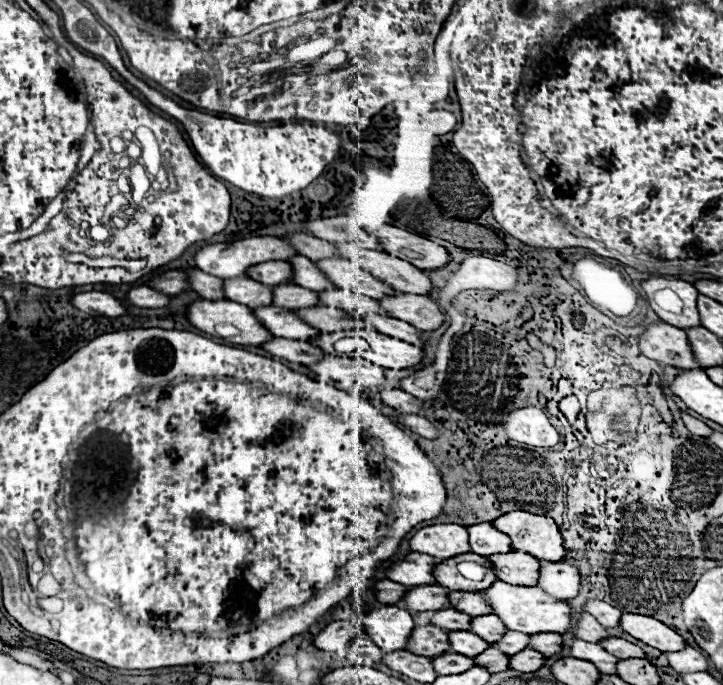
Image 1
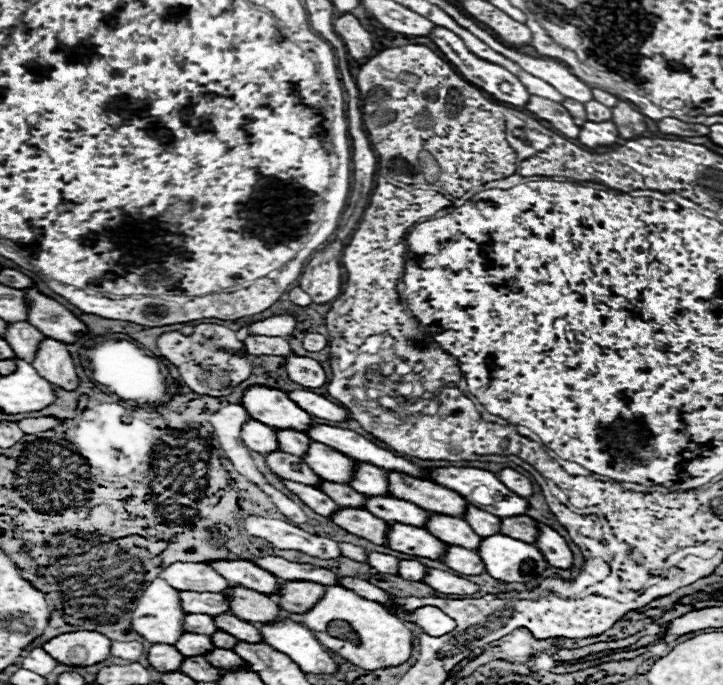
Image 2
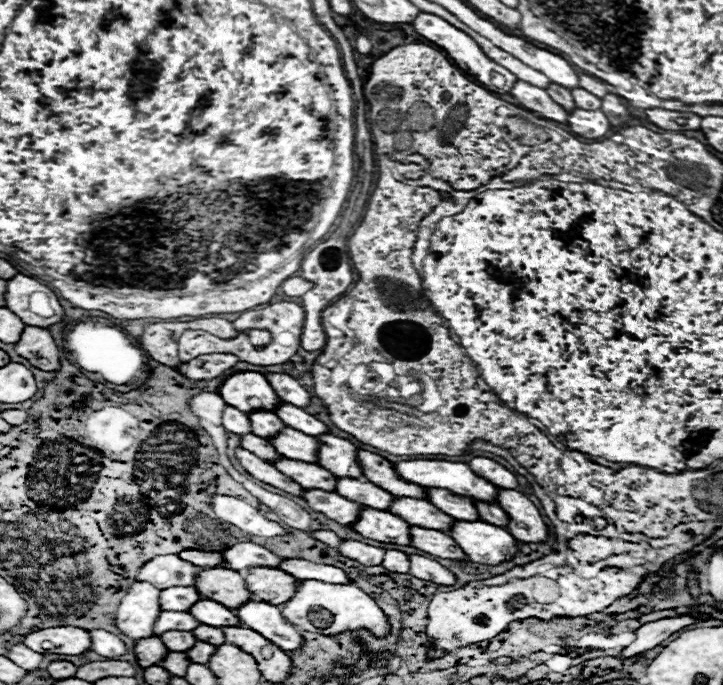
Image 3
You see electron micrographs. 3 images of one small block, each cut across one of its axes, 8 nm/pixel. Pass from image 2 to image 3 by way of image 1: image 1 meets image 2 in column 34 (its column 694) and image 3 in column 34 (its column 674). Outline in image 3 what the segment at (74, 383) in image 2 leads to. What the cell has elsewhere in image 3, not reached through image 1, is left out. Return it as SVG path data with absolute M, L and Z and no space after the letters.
M26 326L20 342L14 348L38 370L44 372L60 370L60 348L56 346L52 334L44 328Z

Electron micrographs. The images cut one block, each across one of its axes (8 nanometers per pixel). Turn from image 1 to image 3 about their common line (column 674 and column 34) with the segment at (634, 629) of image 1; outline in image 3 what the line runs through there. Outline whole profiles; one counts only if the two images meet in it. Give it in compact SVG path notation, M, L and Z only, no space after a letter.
M56 626L30 632L24 638L24 644L40 654L68 654L78 656L92 648L92 640L88 630L74 626Z

